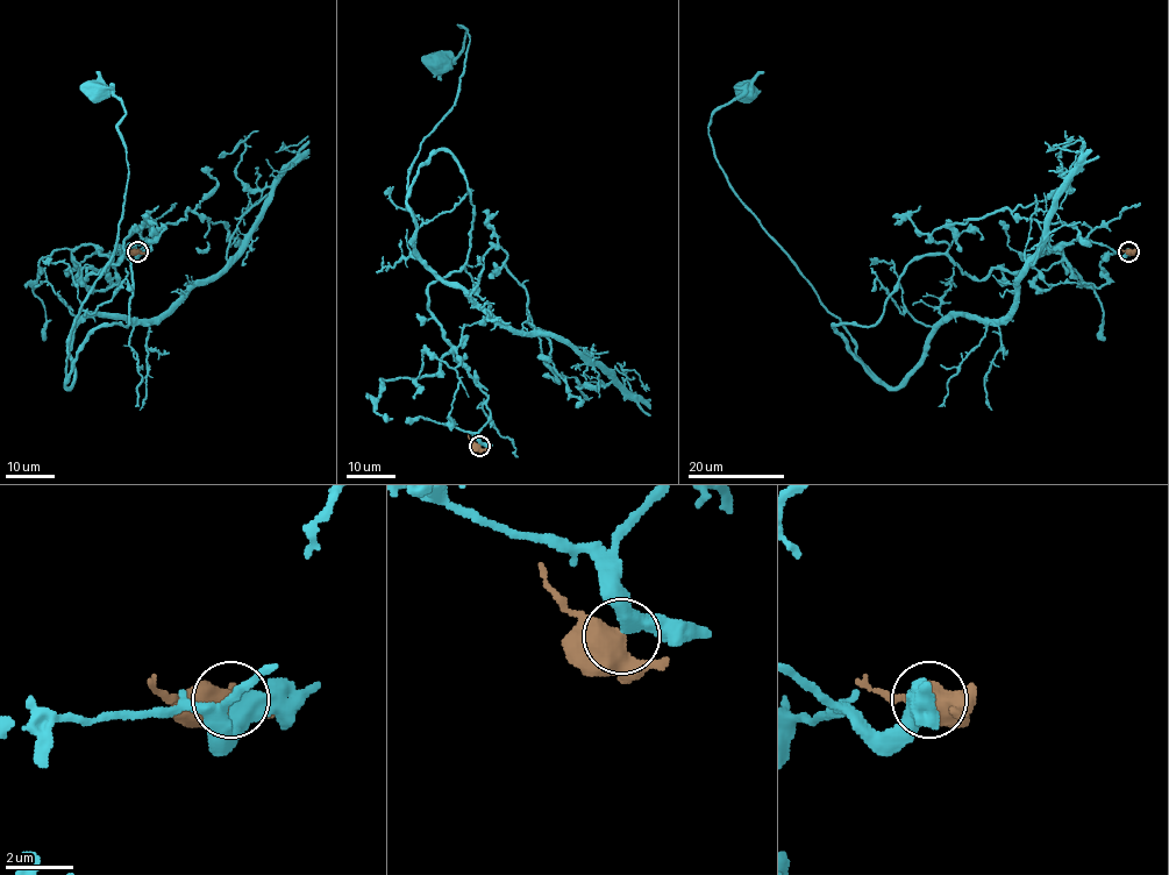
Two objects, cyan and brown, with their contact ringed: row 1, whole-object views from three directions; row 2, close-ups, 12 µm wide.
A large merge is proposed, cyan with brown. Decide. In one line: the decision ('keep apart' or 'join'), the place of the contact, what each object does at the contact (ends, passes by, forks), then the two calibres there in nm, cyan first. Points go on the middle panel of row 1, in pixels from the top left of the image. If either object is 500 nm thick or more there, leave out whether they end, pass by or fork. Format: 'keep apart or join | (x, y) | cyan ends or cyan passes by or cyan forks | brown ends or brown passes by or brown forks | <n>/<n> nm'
keep apart | (479, 446) | 440/550 nm

